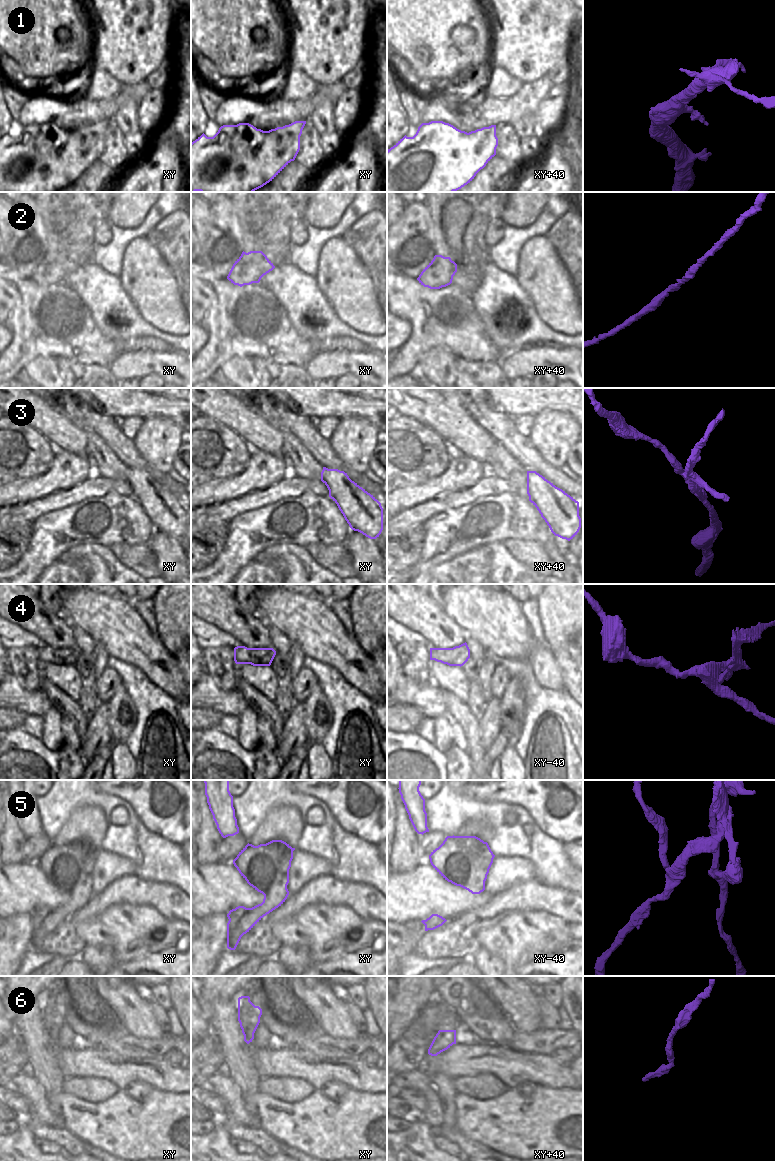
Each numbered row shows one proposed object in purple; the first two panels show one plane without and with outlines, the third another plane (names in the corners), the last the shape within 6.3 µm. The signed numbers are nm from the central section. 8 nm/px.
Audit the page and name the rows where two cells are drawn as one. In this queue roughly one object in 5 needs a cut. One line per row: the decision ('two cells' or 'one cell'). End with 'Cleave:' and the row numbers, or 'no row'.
1: one cell
2: one cell
3: one cell
4: one cell
5: two cells
6: one cell
Cleave: 5

